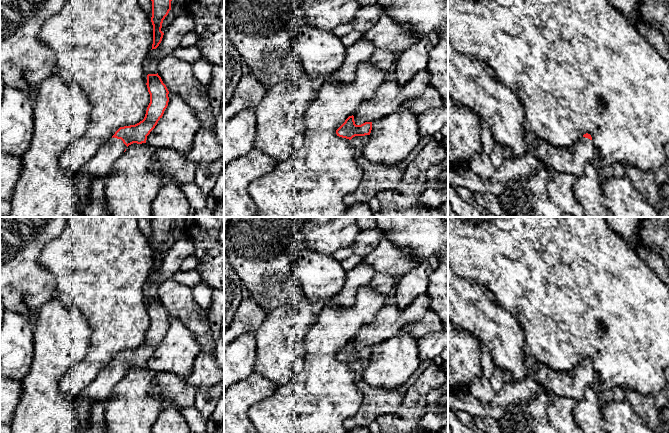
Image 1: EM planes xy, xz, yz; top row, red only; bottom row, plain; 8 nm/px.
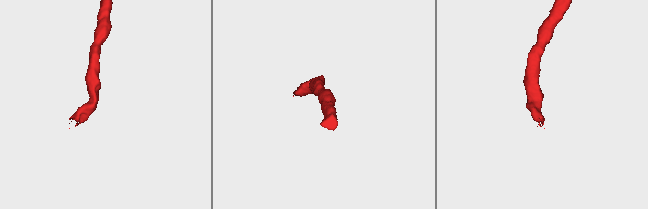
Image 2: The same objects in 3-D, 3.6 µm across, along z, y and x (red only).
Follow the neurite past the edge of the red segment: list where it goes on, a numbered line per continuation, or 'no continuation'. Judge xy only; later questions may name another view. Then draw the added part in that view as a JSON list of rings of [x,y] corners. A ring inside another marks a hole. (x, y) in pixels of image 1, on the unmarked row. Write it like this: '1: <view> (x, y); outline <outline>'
1: xy (100, 390); outline [[[111,362],[78,396],[72,398],[77,414],[77,433],[83,433],[89,427],[89,411],[93,402],[107,401],[115,386],[128,371],[121,363]]]

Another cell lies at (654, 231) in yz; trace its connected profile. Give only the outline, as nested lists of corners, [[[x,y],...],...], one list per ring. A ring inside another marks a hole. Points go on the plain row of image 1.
[[[644,217],[640,237],[640,246],[656,252],[669,270],[669,217]]]

